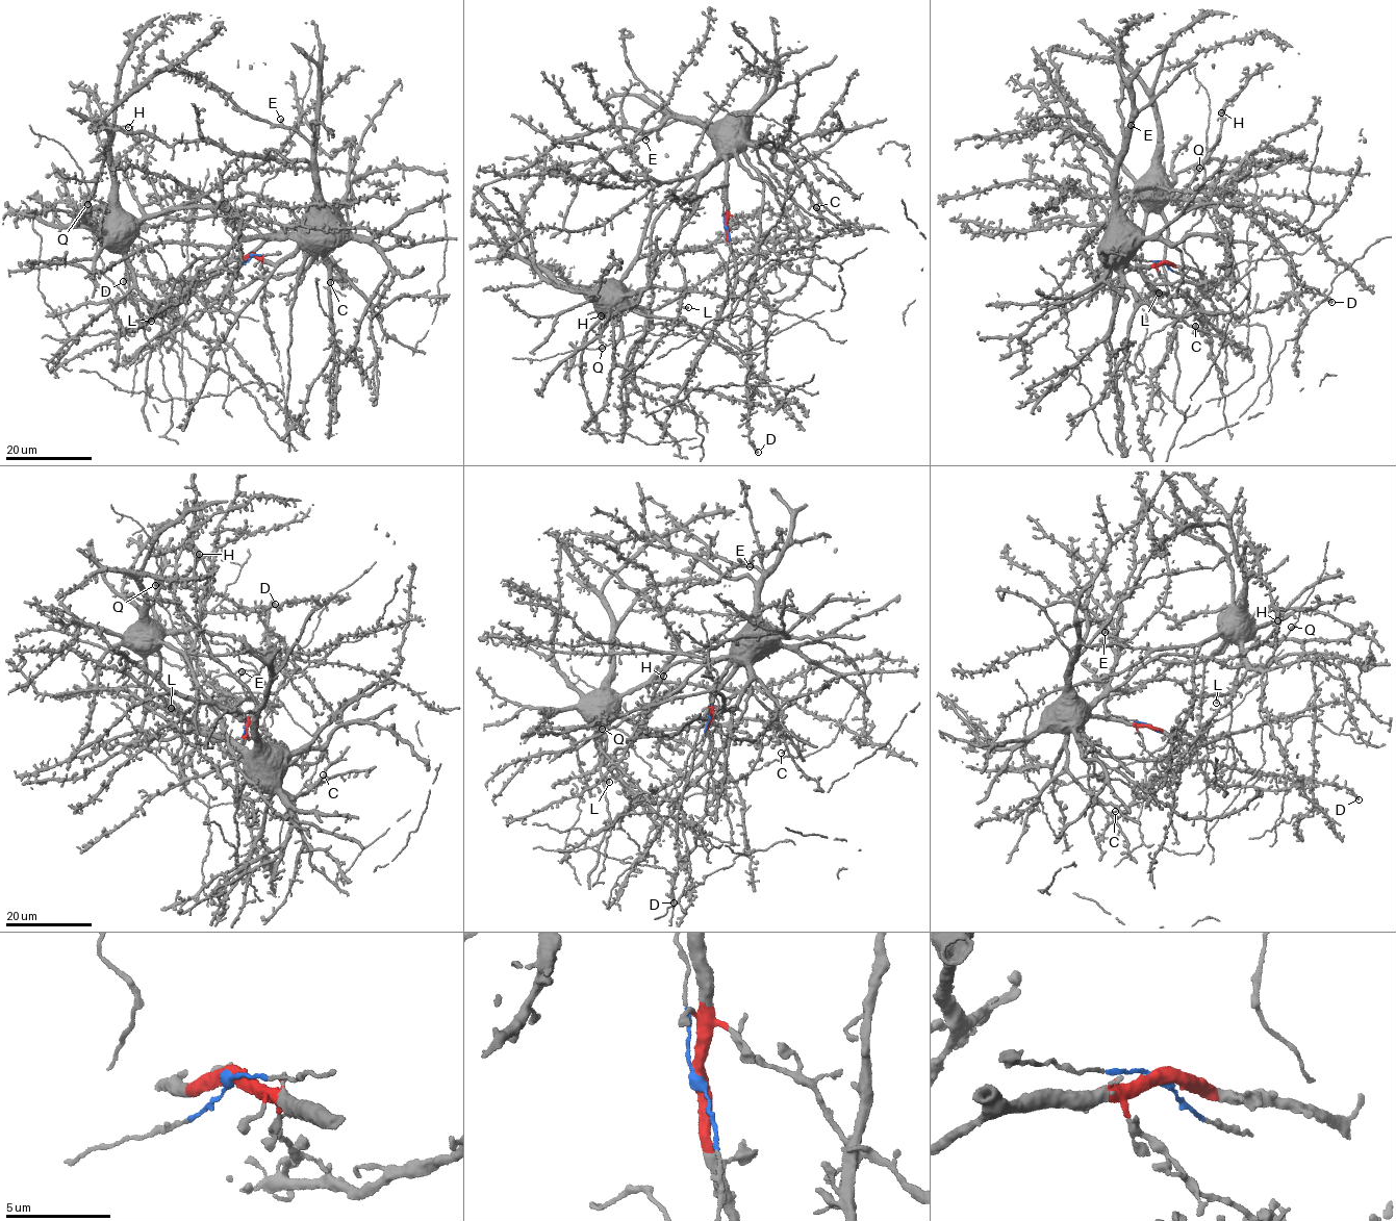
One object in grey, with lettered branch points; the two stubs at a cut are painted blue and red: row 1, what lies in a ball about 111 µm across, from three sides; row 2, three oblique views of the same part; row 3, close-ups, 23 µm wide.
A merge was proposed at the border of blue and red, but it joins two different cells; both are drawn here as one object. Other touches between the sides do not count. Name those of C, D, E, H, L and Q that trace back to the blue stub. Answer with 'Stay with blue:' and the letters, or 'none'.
Stay with blue: none

